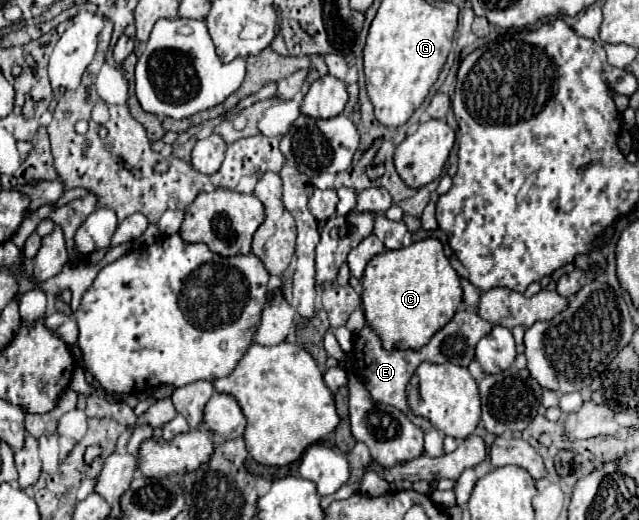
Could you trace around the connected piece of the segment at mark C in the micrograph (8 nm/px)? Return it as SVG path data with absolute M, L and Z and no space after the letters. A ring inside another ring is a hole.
M437 238L413 242L407 248L373 256L363 272L361 308L367 326L381 338L385 350L419 350L457 312L463 298L459 276Z

